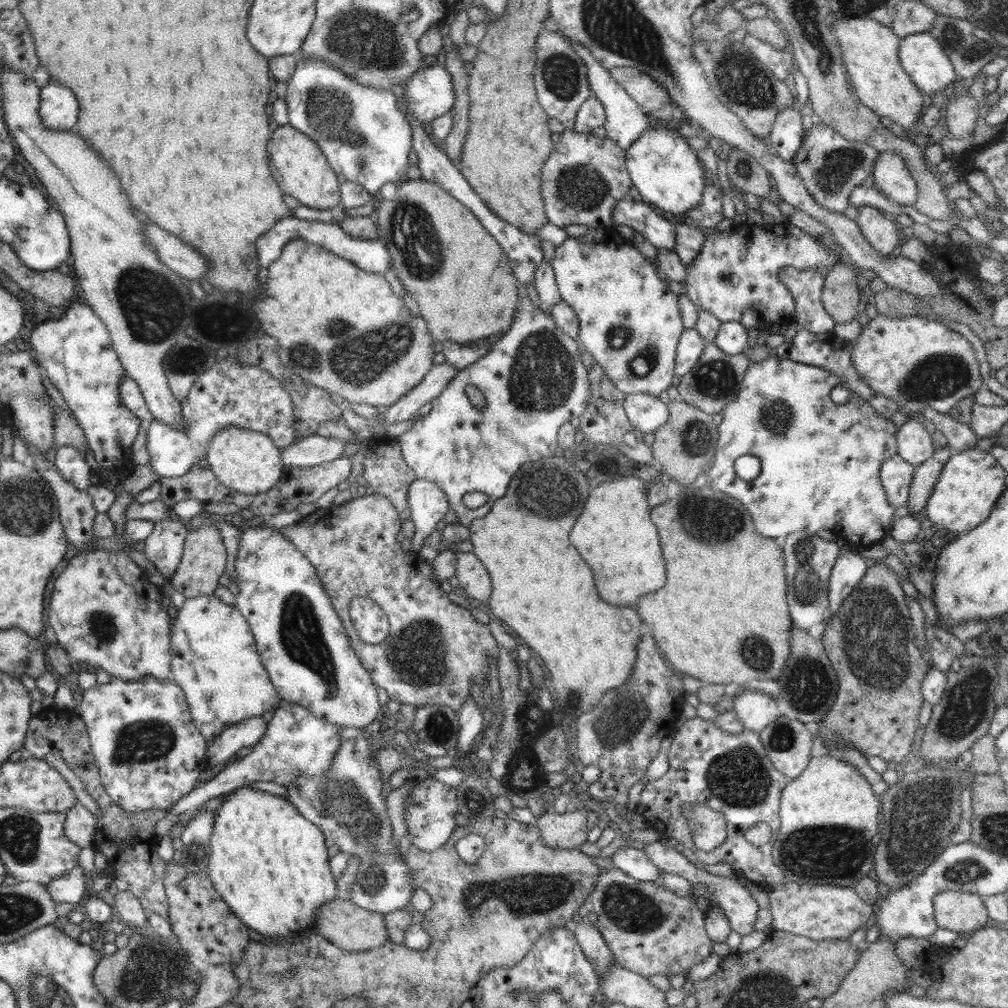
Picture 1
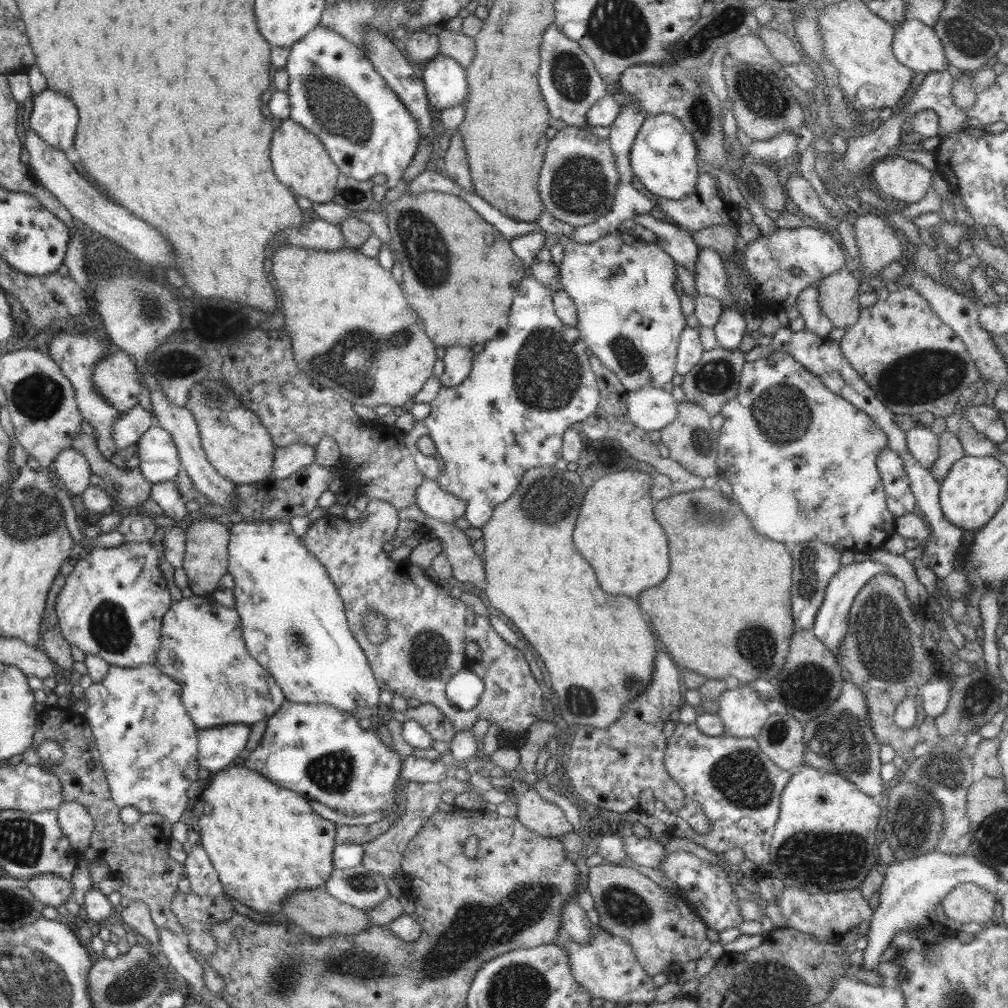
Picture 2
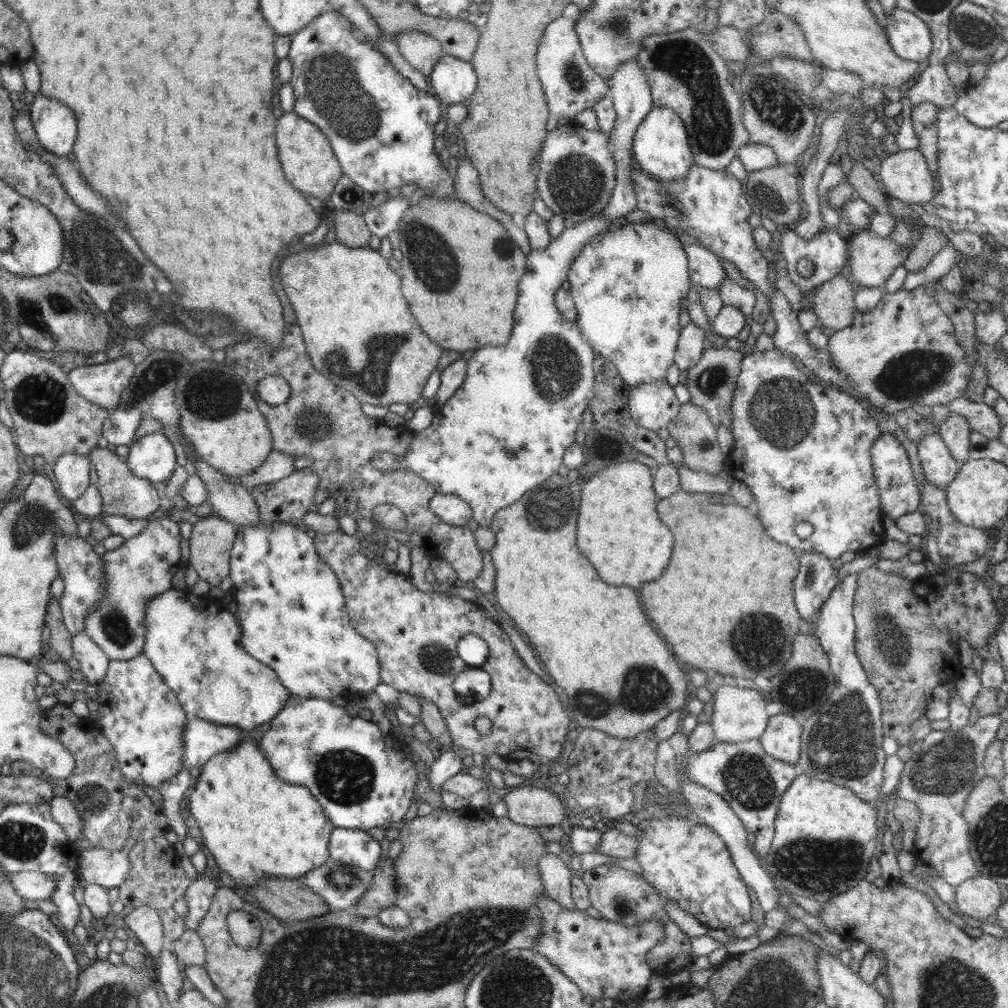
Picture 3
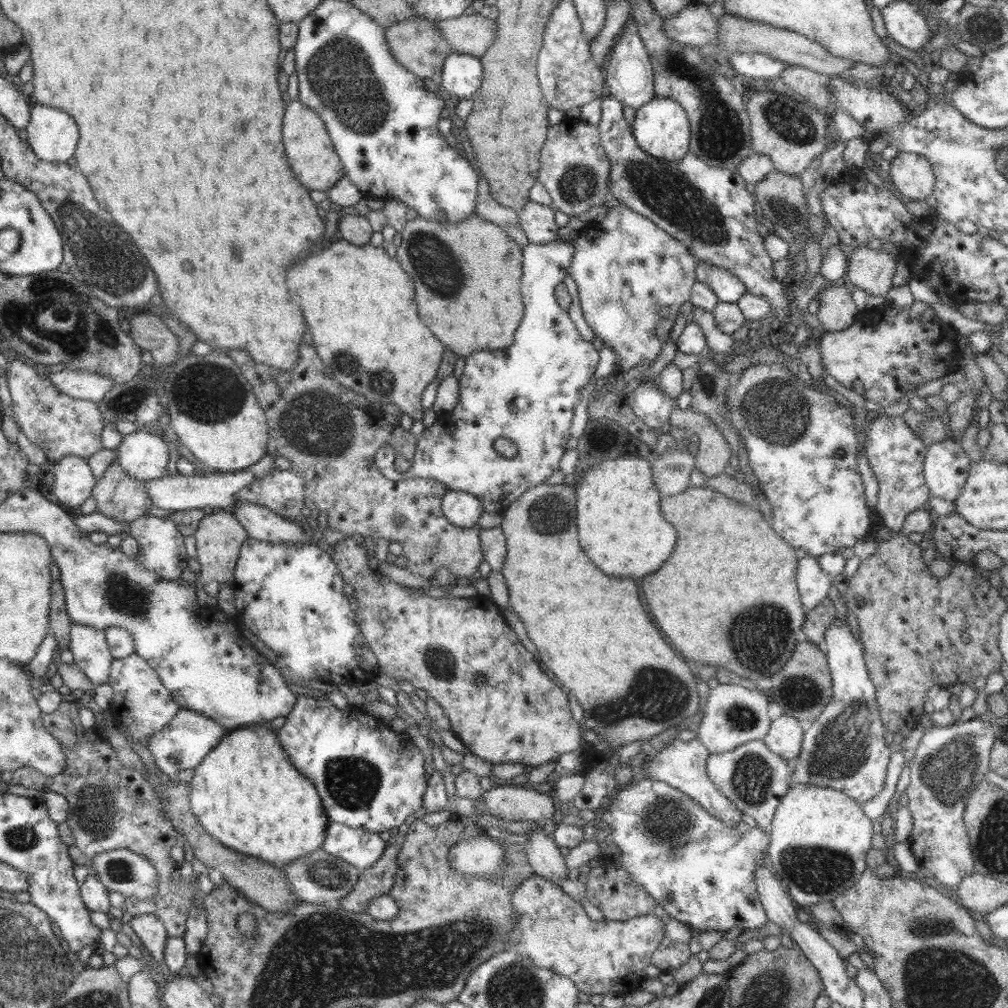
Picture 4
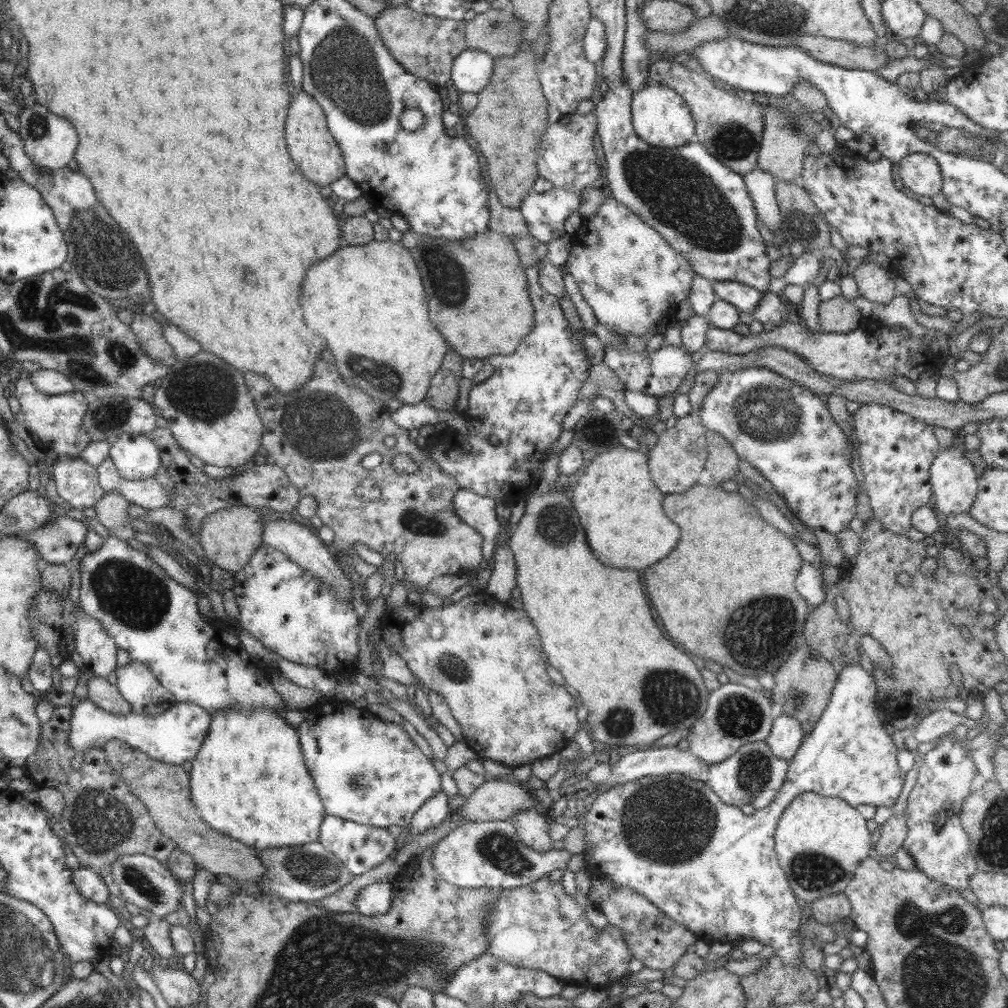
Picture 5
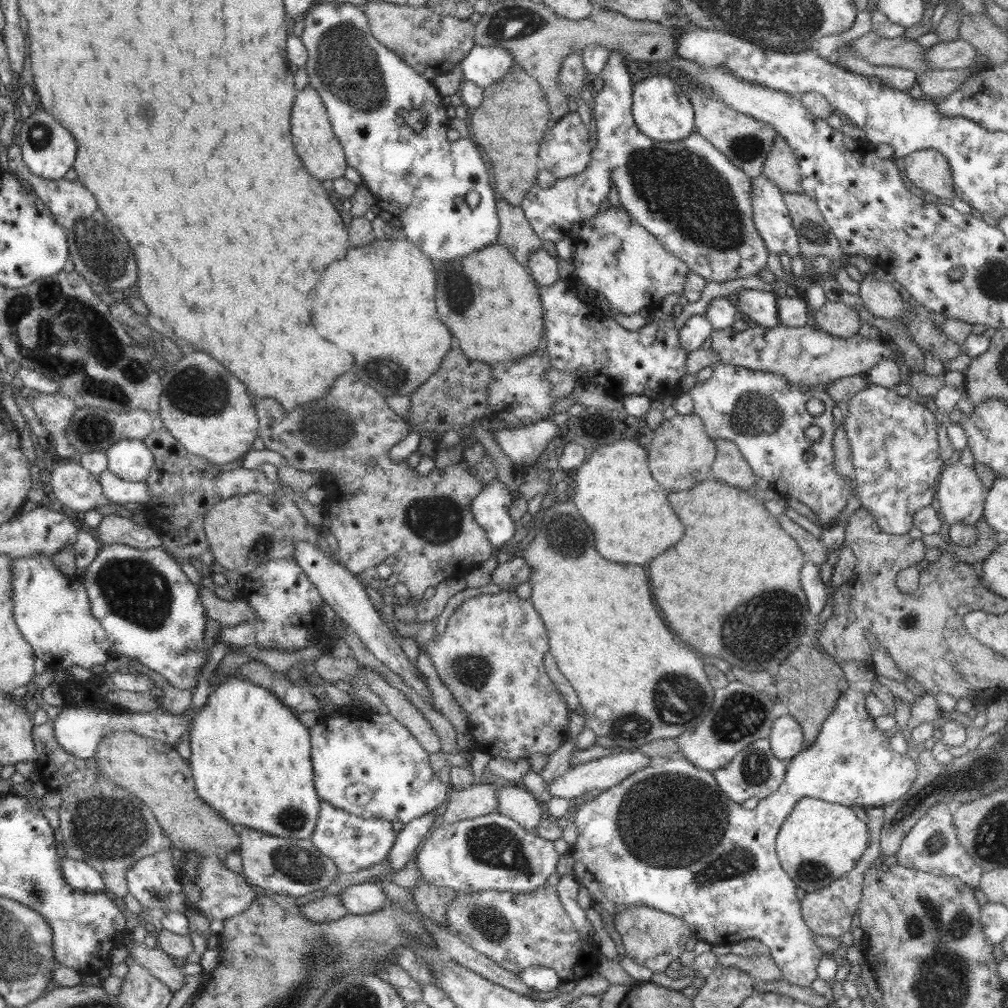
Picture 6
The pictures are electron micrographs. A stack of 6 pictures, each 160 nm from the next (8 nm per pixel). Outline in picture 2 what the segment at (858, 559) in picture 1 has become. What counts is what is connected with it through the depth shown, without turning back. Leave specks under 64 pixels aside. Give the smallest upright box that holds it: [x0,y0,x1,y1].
[812,559,890,656]

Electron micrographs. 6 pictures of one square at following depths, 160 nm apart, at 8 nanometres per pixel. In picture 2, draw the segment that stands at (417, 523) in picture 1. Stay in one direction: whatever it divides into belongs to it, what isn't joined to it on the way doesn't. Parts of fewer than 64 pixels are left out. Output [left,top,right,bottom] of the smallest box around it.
[416,478,466,523]

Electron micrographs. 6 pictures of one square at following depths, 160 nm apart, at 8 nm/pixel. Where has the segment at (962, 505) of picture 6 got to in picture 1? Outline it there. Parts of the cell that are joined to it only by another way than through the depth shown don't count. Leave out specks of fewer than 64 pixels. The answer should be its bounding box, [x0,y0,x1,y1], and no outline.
[896,420,934,465]

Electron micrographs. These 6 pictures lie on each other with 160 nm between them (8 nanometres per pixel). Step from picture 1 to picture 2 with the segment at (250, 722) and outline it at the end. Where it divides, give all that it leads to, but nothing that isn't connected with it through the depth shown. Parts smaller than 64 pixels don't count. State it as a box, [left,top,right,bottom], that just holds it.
[197,723,251,773]

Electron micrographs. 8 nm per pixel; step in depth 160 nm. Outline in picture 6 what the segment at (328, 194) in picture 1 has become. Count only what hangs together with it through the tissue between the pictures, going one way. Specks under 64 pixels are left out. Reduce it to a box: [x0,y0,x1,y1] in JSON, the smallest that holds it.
[292,86,348,181]

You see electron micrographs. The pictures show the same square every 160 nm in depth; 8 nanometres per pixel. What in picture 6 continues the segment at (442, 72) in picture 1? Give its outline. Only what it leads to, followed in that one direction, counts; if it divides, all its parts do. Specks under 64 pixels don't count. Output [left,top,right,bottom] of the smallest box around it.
[461,45,513,89]

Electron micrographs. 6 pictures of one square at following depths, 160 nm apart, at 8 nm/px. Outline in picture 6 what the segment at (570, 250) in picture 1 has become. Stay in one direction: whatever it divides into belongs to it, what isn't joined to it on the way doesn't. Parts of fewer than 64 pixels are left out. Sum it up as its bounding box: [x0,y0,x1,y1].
[571,206,689,314]

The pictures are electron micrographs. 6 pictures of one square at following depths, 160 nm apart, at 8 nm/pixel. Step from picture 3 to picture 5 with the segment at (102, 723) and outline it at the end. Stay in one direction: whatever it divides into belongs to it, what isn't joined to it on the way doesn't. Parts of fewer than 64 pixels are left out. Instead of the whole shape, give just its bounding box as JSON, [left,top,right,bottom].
[116,660,177,716]

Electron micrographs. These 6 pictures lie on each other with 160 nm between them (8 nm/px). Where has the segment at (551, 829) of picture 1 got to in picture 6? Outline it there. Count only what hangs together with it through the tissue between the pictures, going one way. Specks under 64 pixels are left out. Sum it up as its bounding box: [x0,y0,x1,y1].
[440,781,499,823]

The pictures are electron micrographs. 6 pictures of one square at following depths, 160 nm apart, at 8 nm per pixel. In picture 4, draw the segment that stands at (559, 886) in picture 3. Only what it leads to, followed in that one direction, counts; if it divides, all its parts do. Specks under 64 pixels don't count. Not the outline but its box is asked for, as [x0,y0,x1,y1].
[522,830,569,884]

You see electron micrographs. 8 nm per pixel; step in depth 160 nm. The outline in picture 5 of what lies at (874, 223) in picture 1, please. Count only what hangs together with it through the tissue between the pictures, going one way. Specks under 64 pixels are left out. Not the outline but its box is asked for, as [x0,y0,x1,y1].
[853,261,898,304]

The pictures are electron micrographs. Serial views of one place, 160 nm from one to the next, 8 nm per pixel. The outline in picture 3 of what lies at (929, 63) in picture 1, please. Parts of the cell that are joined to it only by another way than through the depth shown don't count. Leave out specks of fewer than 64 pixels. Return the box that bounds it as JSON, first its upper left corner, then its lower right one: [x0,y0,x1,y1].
[885,7,933,62]

